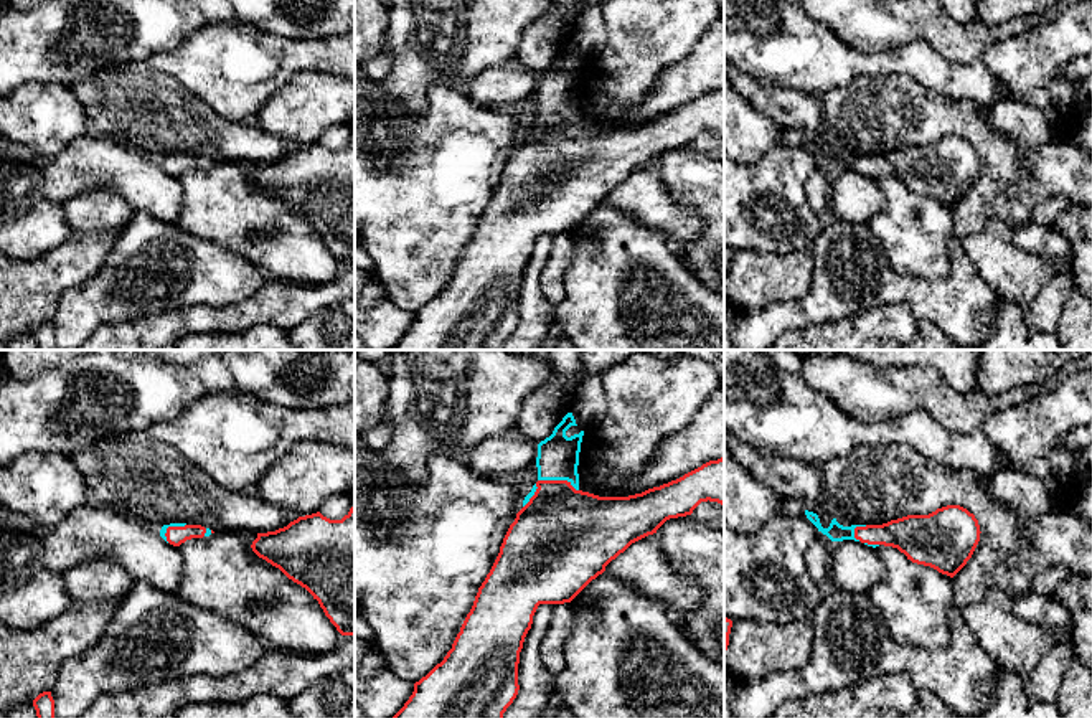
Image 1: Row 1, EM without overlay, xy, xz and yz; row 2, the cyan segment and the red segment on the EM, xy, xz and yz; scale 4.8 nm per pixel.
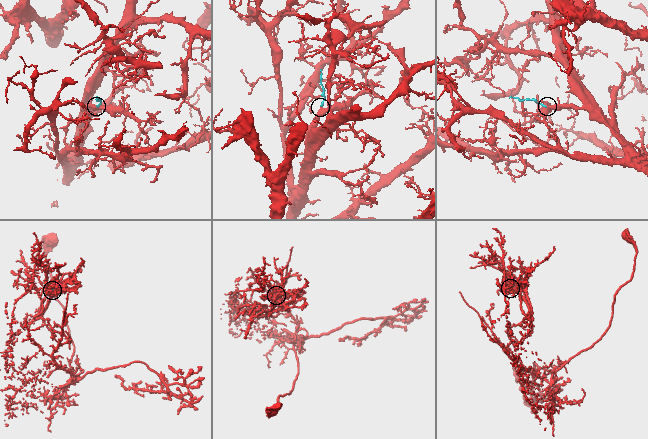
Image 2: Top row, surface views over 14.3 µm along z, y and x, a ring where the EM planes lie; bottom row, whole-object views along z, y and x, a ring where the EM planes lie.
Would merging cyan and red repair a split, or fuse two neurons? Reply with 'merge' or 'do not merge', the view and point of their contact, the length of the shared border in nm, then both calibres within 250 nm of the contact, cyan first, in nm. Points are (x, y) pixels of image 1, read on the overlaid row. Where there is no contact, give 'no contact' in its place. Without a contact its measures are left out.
merge; contact xz (558, 479); length 200 nm; calibres 200 and 420 nm

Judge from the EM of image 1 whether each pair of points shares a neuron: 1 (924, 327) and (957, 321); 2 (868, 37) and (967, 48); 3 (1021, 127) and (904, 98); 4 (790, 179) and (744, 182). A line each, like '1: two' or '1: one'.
1: two
2: one
3: two
4: one

